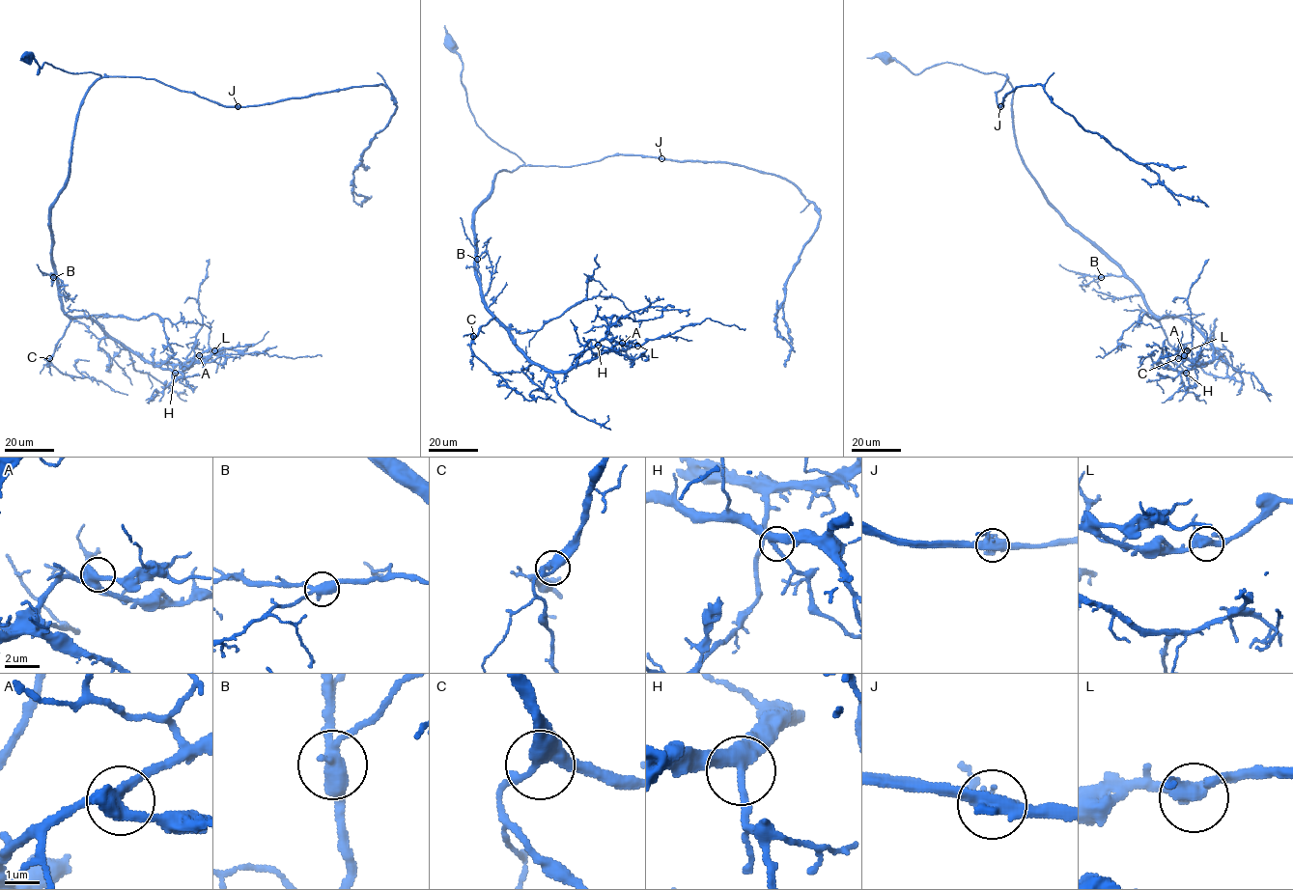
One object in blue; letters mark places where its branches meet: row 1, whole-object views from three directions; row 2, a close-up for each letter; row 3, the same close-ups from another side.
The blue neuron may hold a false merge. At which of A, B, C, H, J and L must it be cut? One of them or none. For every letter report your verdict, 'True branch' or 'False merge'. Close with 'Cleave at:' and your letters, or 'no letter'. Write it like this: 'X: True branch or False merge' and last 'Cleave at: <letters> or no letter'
A: True branch
B: True branch
C: True branch
H: True branch
J: True branch
L: True branch
Cleave at: no letter

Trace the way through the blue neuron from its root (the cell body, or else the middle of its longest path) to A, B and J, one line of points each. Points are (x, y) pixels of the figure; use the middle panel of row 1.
A: (450, 43), (476, 125), (524, 163), (500, 171), (474, 211), (485, 307), (551, 371), (622, 343)
B: (450, 43), (462, 62), (461, 82), (476, 125), (524, 163), (500, 171), (474, 211), (477, 259)
J: (450, 43), (462, 62), (461, 82), (476, 125), (525, 165), (569, 167), (618, 154), (661, 158)

